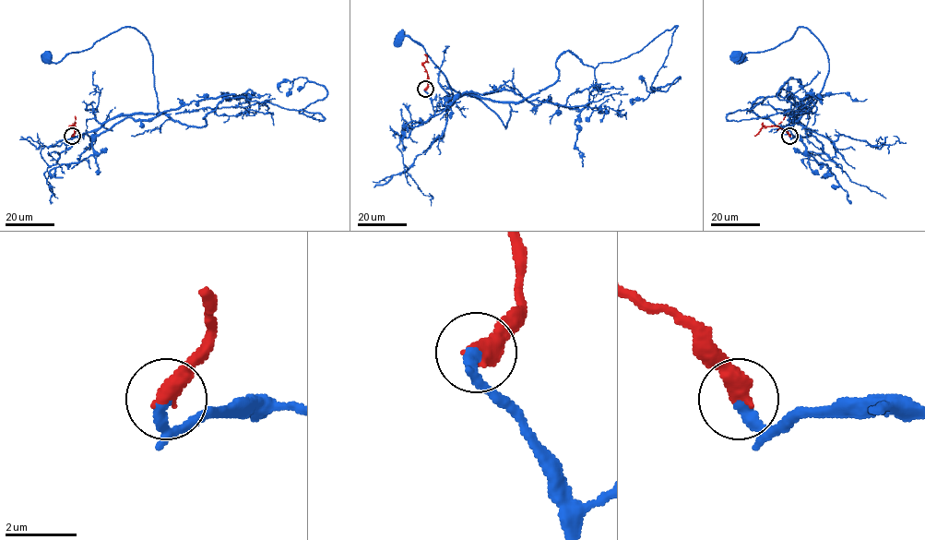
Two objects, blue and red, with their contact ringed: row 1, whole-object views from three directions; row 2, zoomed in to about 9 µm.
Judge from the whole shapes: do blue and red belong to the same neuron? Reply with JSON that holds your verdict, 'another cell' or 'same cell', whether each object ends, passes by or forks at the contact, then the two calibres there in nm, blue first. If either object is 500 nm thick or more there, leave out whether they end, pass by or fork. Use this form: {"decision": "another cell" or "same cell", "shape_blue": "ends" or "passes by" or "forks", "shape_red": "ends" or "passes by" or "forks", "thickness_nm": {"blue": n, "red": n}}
{"decision": "same cell", "thickness_nm": {"blue": 360, "red": 550}}

